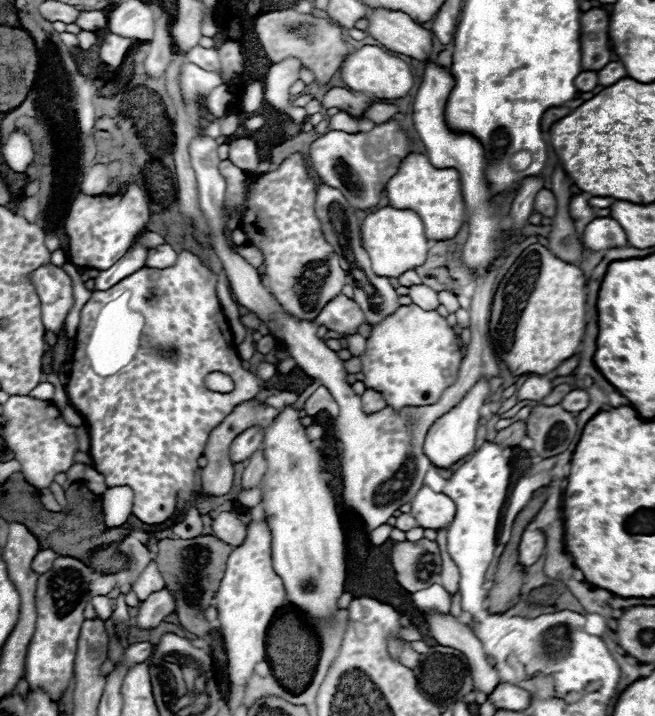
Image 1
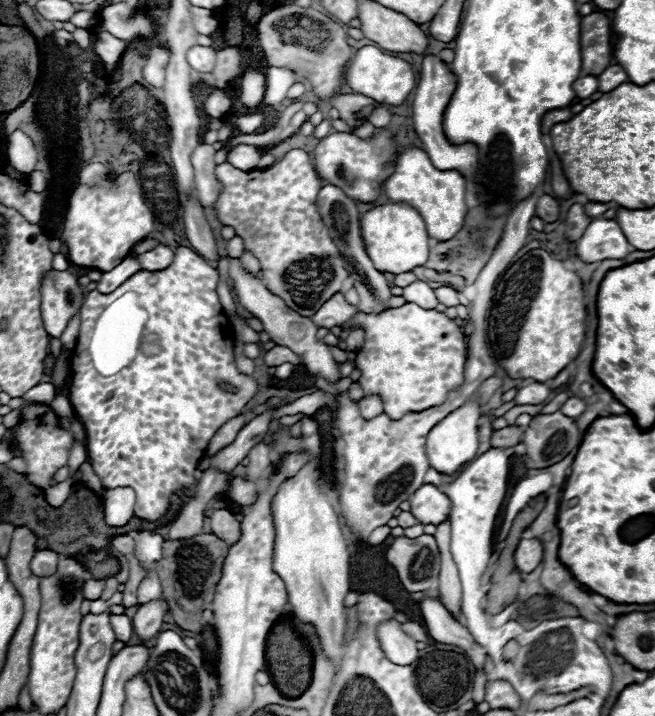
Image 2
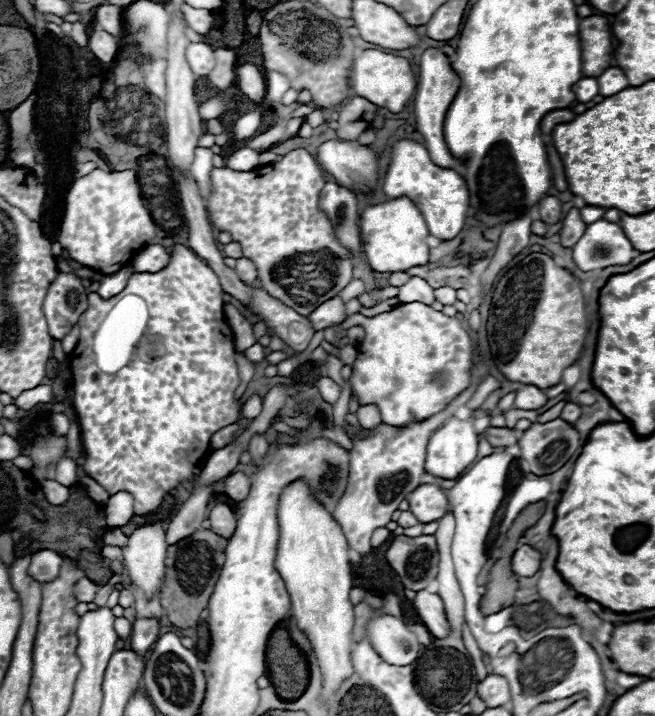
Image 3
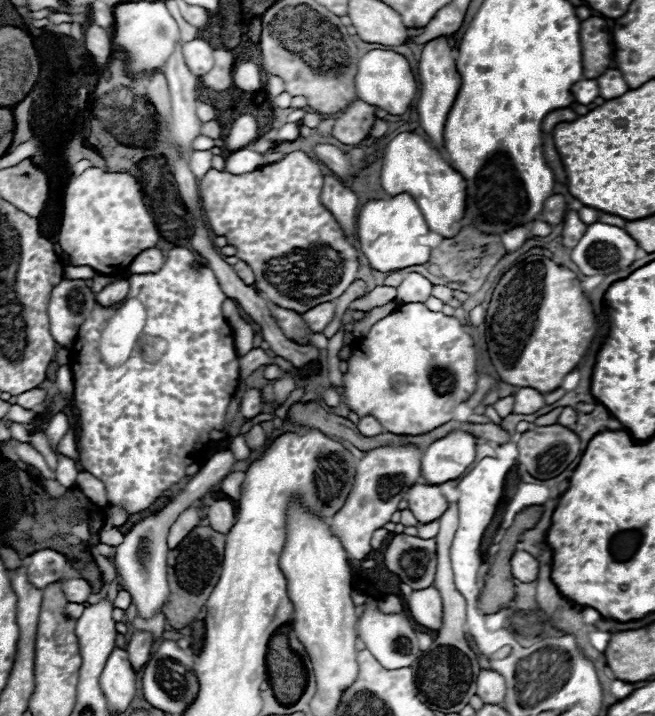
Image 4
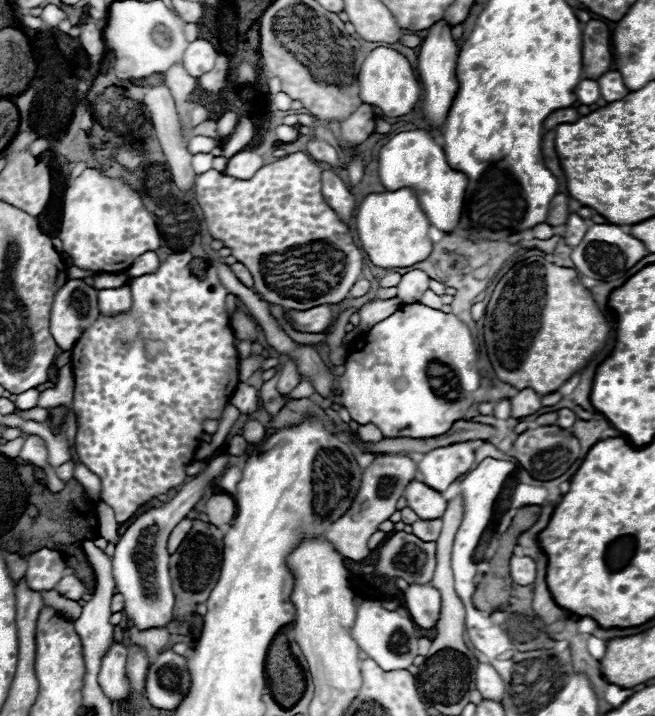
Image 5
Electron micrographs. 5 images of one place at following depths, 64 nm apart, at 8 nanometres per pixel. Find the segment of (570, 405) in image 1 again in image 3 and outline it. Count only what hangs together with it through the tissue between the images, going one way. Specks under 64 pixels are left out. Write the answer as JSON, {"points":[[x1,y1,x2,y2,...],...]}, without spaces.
{"points":[[566,402,566,406,562,408,560,418,566,420,566,422,570,422,570,424,574,424,574,422,580,418,580,414,582,414,582,408,580,408,578,404,574,404,574,402]]}

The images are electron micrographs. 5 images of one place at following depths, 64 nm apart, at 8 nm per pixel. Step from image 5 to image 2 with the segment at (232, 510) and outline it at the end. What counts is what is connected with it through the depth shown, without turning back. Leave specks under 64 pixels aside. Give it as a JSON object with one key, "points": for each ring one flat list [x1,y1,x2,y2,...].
{"points":[[214,510,210,520,212,520,212,532,220,540,228,542,230,546,240,540,240,534,242,534,240,522,236,520,236,516,232,512,228,512,228,510]]}

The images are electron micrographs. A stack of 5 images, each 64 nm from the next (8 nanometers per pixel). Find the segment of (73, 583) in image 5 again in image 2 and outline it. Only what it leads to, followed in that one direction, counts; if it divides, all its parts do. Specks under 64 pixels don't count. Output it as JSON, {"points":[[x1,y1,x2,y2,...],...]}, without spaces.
{"points":[[86,580,82,594,88,600,96,600,104,592,104,586,106,586,106,580]]}

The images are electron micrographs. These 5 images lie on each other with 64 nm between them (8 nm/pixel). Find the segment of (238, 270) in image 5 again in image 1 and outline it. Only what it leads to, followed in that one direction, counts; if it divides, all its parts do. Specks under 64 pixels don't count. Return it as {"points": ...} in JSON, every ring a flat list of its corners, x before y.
{"points":[[242,244,242,246,238,246,238,254,248,262,248,264,252,264,254,268,262,268,262,262,264,262,264,256,262,256,262,252,256,248,256,246,250,246,250,244]]}

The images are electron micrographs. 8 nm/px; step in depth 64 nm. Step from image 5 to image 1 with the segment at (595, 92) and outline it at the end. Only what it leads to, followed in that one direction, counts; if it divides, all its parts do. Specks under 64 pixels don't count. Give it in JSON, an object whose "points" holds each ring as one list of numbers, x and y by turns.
{"points":[[582,70,582,72,576,76,576,82,574,82,574,86,576,86,580,92,590,92,596,84,598,84,598,74,596,74,594,70]]}

